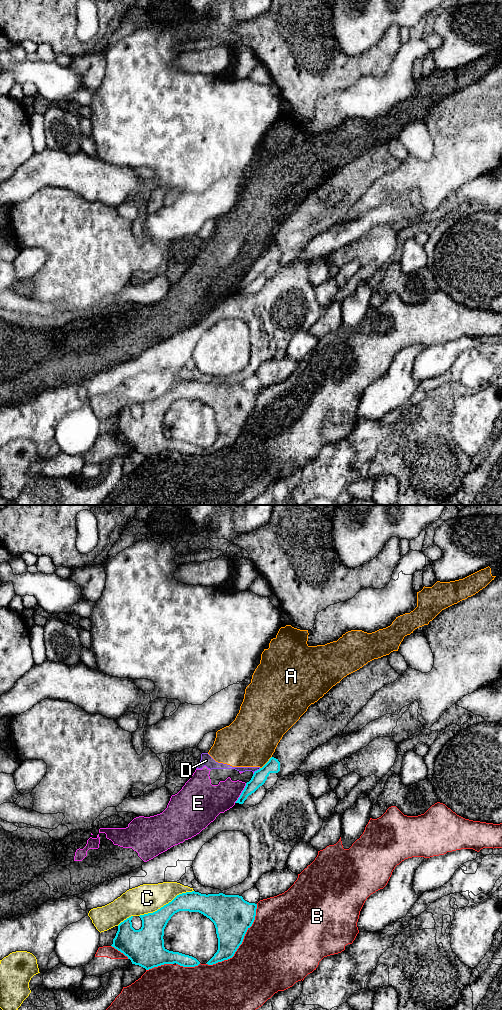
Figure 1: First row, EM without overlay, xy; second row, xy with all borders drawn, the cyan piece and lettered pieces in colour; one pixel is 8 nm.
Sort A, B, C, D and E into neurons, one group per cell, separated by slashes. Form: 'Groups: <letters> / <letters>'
Groups: A D E / B / C

